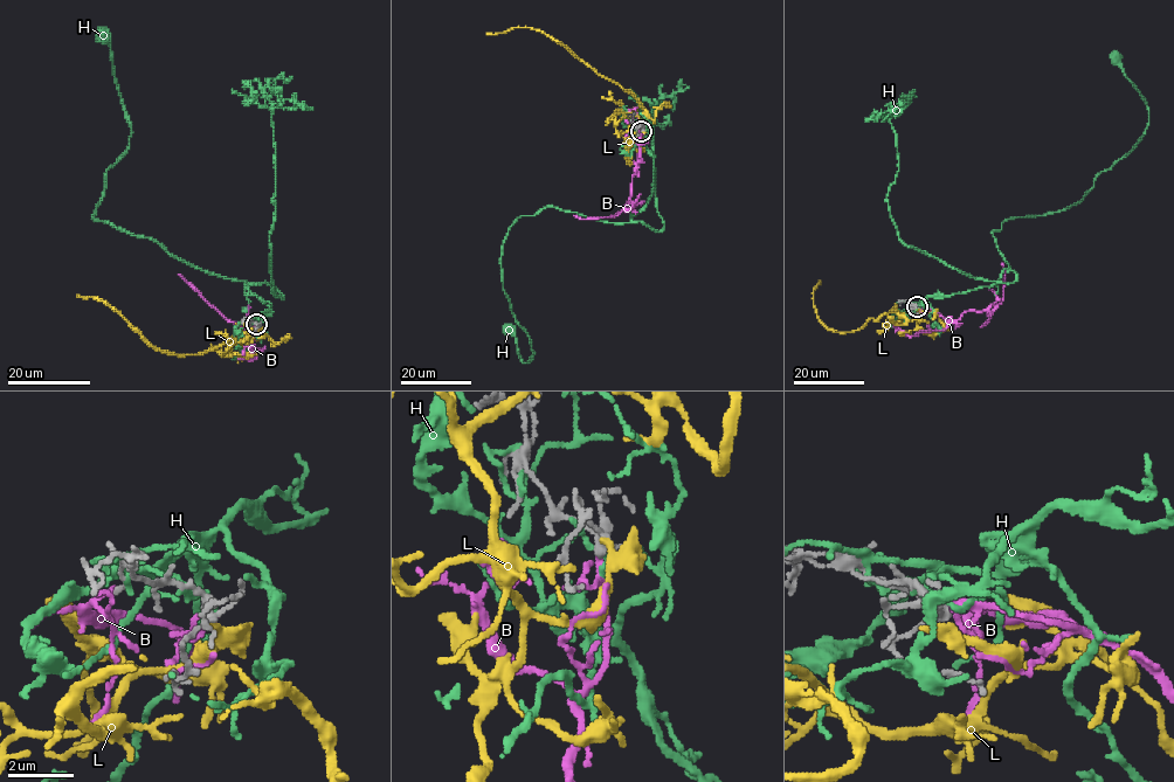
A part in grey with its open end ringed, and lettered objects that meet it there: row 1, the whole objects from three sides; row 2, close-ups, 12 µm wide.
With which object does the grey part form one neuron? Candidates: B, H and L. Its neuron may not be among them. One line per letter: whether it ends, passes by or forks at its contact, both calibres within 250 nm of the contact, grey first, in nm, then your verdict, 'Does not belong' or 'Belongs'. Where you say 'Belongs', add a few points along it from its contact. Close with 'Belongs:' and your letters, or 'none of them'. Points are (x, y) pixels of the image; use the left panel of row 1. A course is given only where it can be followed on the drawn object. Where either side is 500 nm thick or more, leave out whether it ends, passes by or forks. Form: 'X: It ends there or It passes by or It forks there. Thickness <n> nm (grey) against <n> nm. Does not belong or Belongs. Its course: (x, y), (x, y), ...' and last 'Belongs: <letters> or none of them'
B: It passes by. Thickness 260 nm (grey) against 160 nm. Belongs. Its course: (257, 324), (251, 343), (247, 330), (229, 322), (178, 274)
H: It passes by. Thickness 240 nm (grey) against 170 nm. Does not belong
L: It ends there. Thickness 240 nm (grey) against 260 nm. Does not belong
Belongs: B

